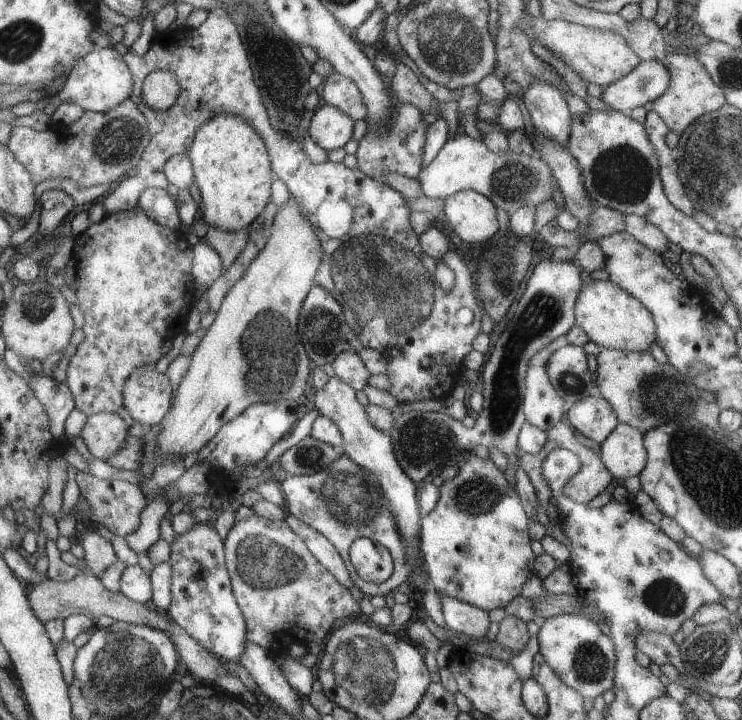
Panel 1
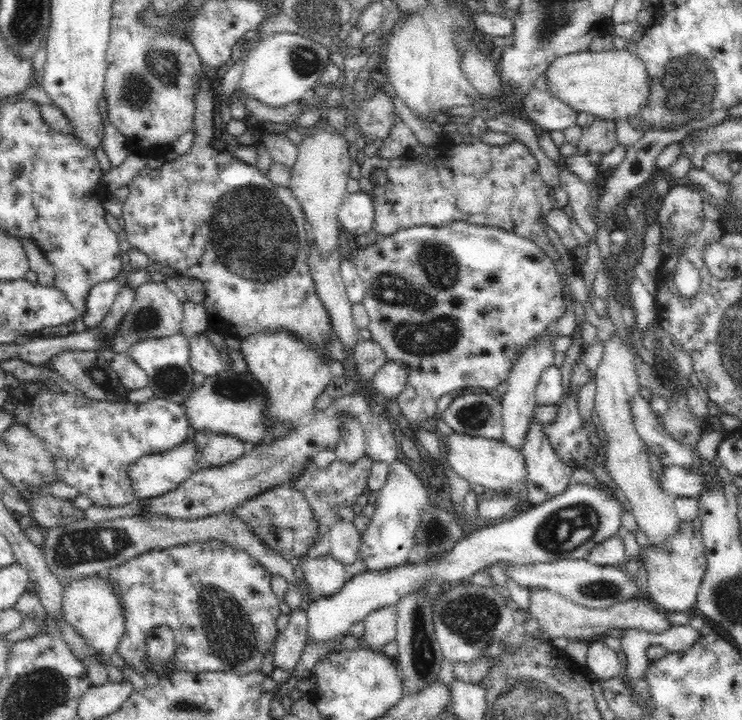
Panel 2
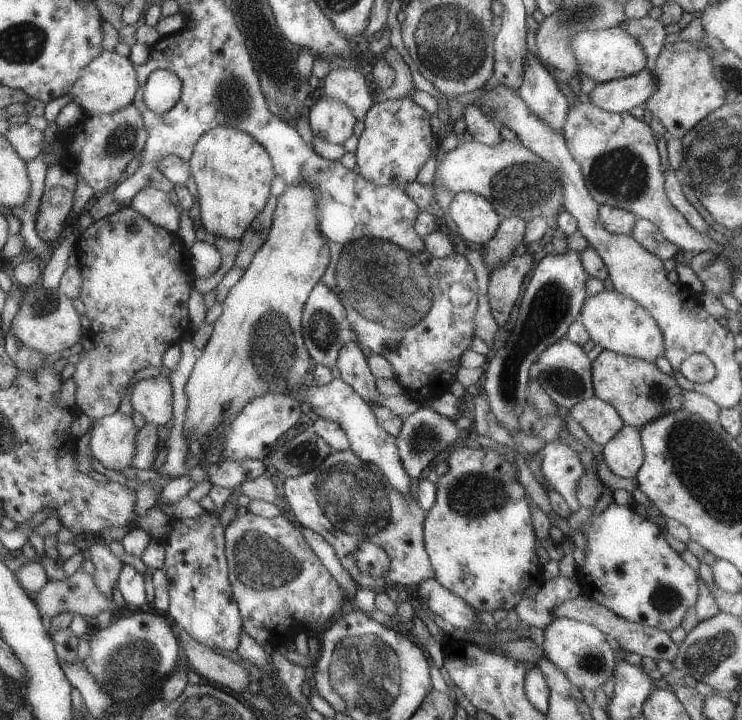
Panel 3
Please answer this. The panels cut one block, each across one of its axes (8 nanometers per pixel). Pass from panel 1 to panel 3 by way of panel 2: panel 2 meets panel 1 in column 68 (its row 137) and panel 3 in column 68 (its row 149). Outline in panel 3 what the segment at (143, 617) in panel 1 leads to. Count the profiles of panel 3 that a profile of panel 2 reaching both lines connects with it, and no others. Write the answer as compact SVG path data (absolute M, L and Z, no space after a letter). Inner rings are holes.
M81 568L72 576L66 577L64 581L49 580L46 586L34 596L34 599L46 621L54 618L54 616L58 616L58 614L62 614L62 612L75 612L87 618L97 617L98 614L104 612L104 610L108 610L115 618L120 612L114 599L110 600L108 596L104 596L104 594L98 590L95 578L89 573L82 571Z

